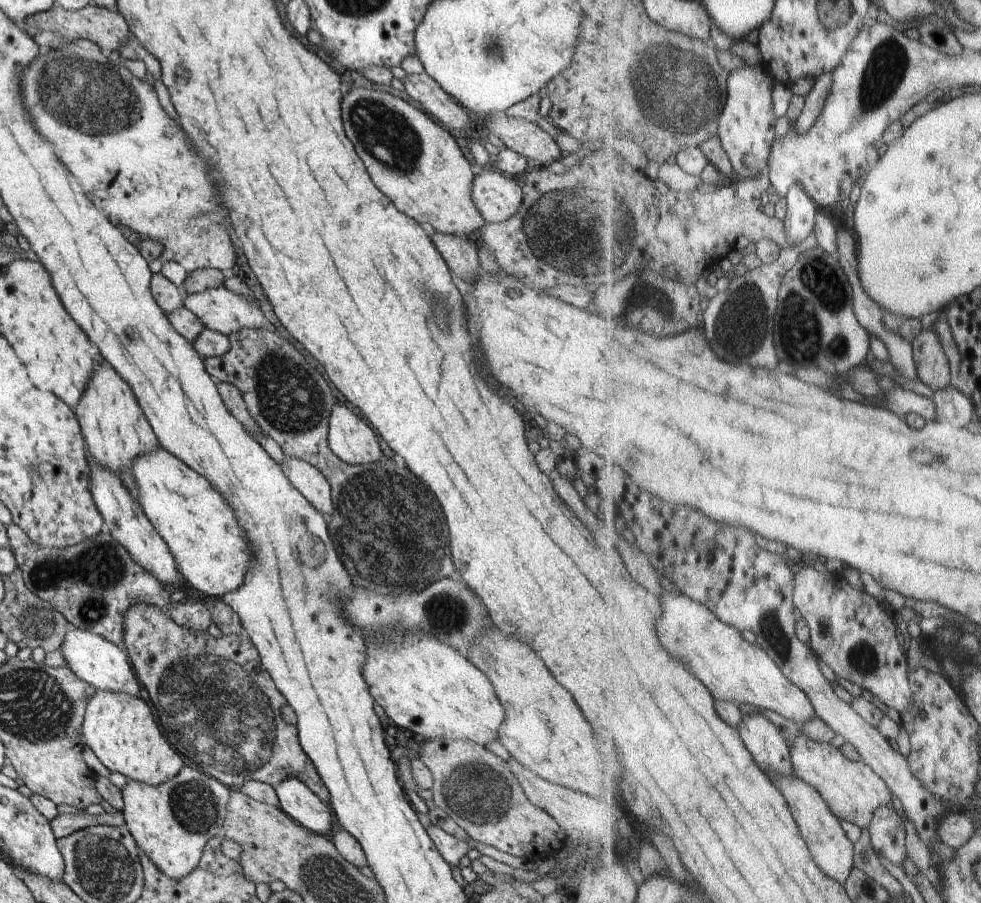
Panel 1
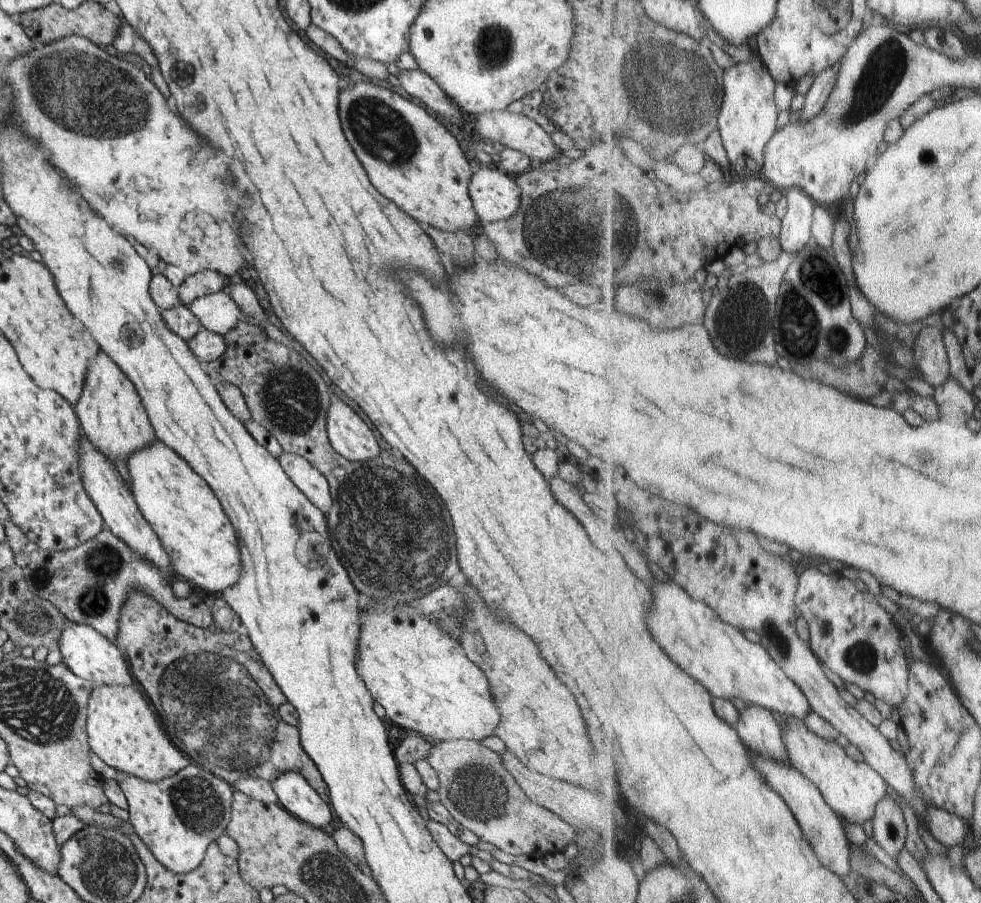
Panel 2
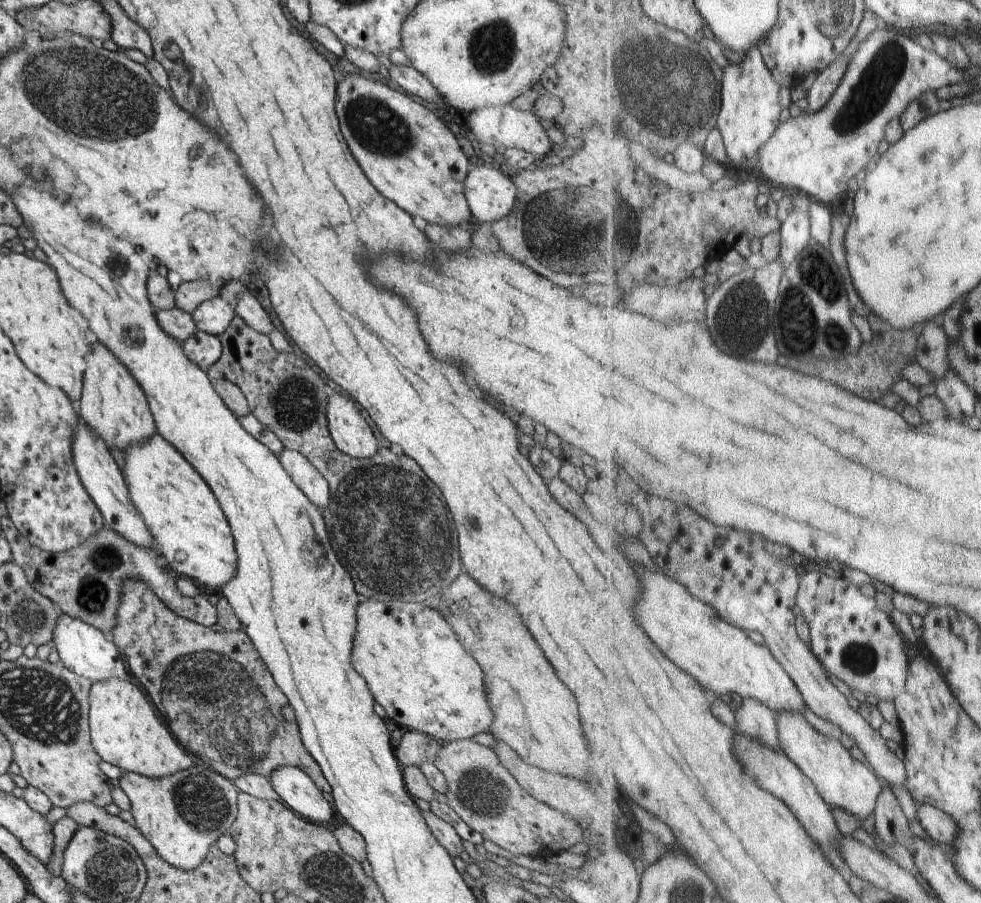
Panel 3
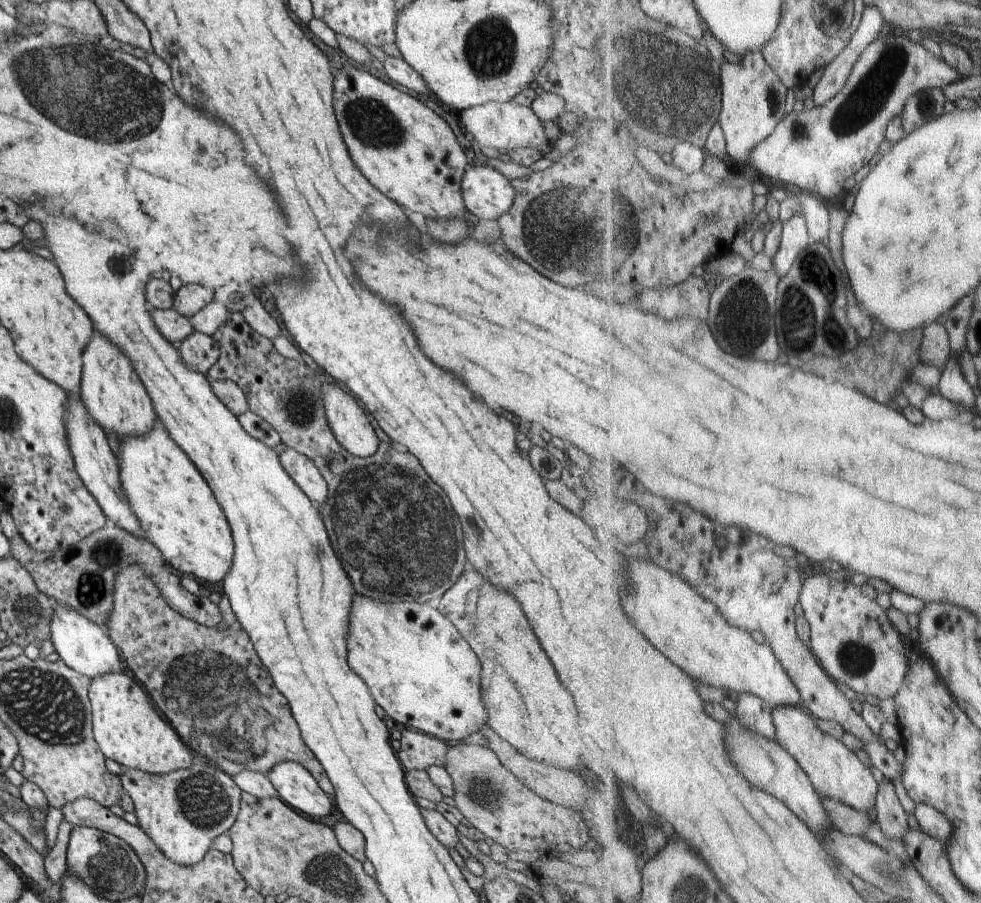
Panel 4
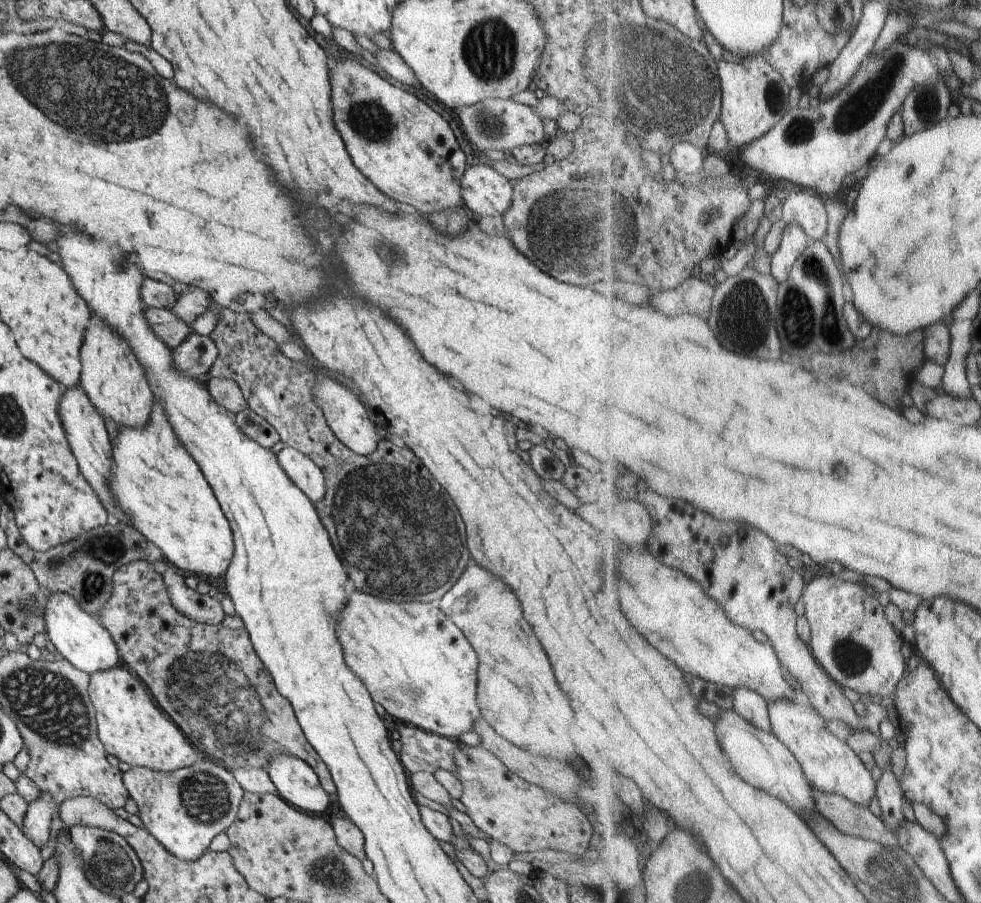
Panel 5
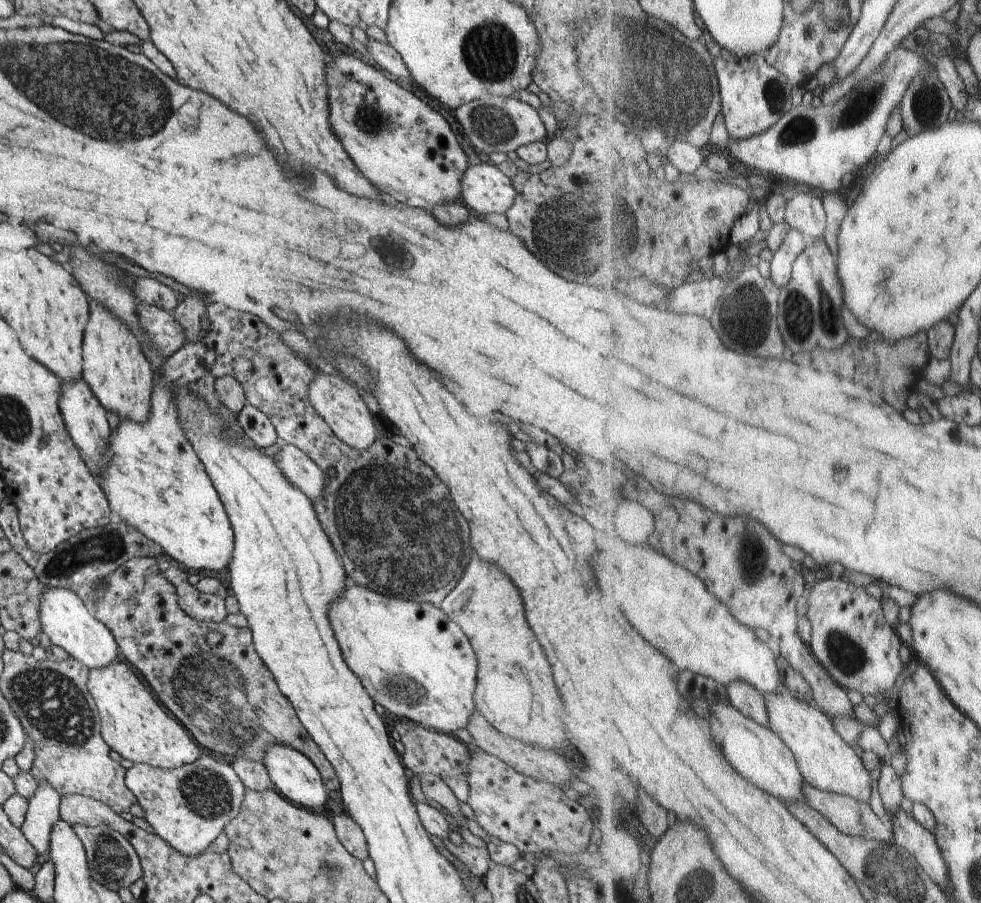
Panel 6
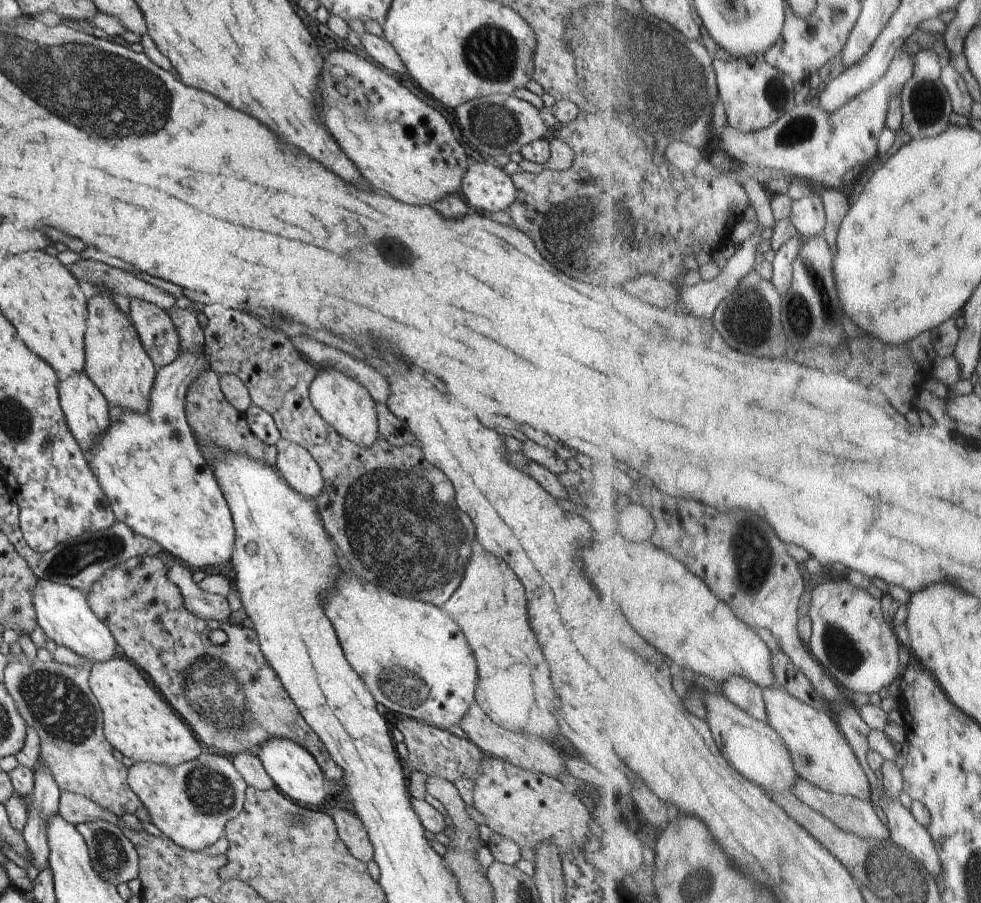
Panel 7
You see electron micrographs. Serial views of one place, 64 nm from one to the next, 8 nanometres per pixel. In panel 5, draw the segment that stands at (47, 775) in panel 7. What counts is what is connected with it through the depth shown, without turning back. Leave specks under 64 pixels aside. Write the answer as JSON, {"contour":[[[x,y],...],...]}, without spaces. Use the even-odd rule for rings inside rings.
{"contour":[[[41,792],[38,800],[29,805],[22,830],[23,834],[39,849],[48,842],[50,823],[57,812],[59,812],[58,806],[47,793]]]}

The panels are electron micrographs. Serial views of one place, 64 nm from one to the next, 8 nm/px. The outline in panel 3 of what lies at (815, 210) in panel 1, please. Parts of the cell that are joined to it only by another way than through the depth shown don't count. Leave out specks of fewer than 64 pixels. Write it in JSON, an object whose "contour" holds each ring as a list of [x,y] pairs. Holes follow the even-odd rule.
{"contour":[[[794,197],[792,214],[783,223],[783,251],[779,260],[791,268],[800,253],[808,248],[815,236],[812,231],[812,197]]]}

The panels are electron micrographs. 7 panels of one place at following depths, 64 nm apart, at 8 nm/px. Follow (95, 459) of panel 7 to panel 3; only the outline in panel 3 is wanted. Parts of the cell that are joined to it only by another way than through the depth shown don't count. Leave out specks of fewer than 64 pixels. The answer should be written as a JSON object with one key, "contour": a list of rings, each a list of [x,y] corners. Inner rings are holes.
{"contour":[[[196,331],[190,338],[181,342],[184,354],[206,372],[222,356],[223,346],[217,336]],[[156,431],[148,440],[126,448],[124,453],[125,467],[121,473],[128,488],[128,496],[138,514],[142,516],[146,528],[150,530],[150,536],[154,538],[165,565],[175,576],[192,579],[199,588],[206,586],[220,591],[236,572],[237,556],[230,523],[226,520],[212,489],[186,458],[160,436],[160,432]]]}

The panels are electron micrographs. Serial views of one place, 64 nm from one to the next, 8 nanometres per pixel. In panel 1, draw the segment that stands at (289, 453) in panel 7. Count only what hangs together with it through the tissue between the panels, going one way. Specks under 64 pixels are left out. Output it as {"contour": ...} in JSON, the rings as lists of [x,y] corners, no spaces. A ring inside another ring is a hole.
{"contour":[[[284,456],[281,463],[286,478],[292,486],[318,510],[324,517],[329,518],[334,505],[332,502],[331,486],[327,478],[314,466],[299,458]]]}

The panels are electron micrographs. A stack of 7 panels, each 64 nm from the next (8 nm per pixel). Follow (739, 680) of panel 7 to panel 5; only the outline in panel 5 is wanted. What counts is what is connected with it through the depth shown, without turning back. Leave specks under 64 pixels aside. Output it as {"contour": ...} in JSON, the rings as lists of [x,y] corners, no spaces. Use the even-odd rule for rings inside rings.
{"contour":[[[749,687],[735,690],[735,710],[763,730],[775,733],[771,714],[771,702],[760,692]]]}

